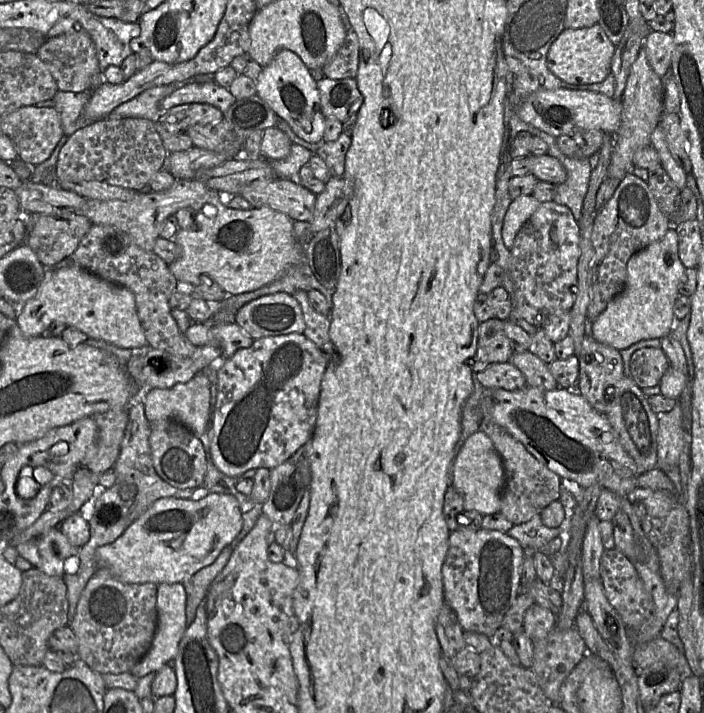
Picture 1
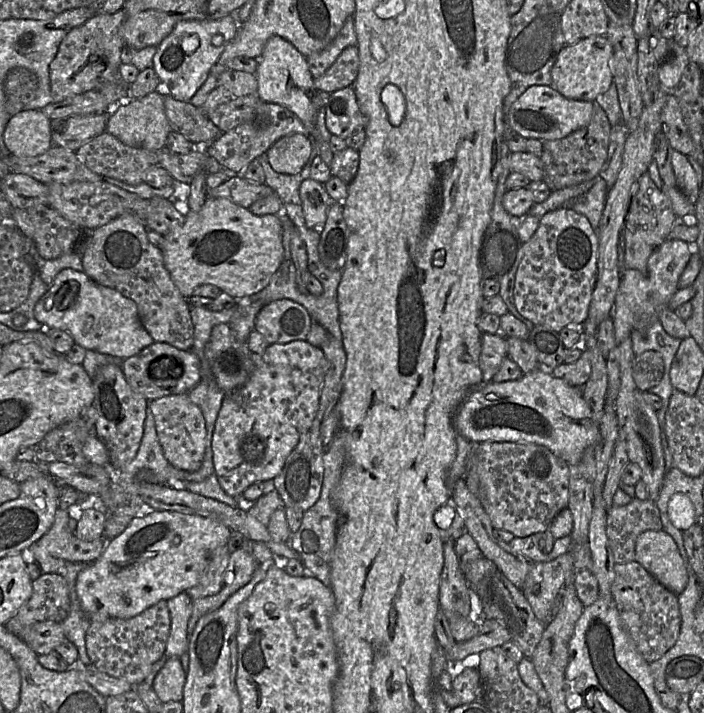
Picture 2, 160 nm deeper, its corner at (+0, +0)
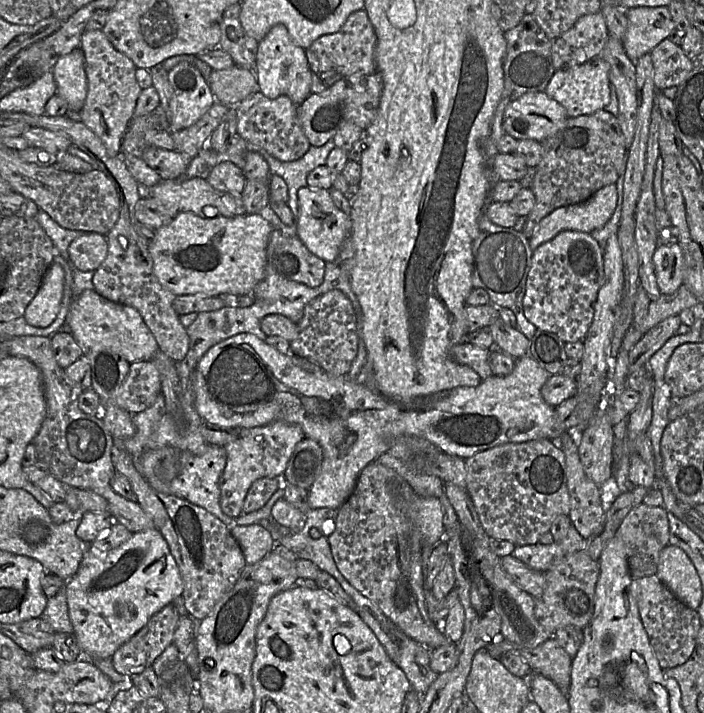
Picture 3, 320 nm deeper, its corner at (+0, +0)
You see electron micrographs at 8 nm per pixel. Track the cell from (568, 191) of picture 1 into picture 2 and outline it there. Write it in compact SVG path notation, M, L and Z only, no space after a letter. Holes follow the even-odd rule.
M597 176L595 184L583 195L573 199L567 208L573 209L584 216L591 227L597 231L602 217L607 196L606 182Z

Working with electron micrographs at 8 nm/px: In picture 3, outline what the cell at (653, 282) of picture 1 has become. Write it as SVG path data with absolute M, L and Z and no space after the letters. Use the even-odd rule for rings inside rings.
M679 244L658 245L652 260L660 294L676 292L684 278L684 255Z

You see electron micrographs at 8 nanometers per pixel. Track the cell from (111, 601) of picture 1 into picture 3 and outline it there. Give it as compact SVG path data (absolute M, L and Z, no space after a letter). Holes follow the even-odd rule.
M170 603L154 614L147 624L121 645L111 657L115 670L128 678L140 674L173 643L178 613Z

